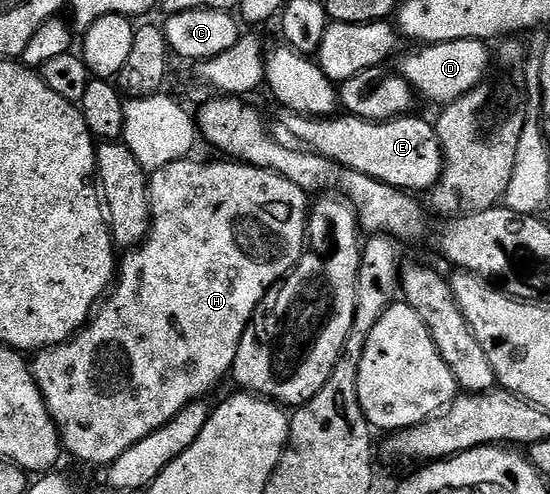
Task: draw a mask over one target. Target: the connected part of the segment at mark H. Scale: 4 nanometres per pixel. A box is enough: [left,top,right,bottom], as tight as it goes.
[31,158,309,466]

